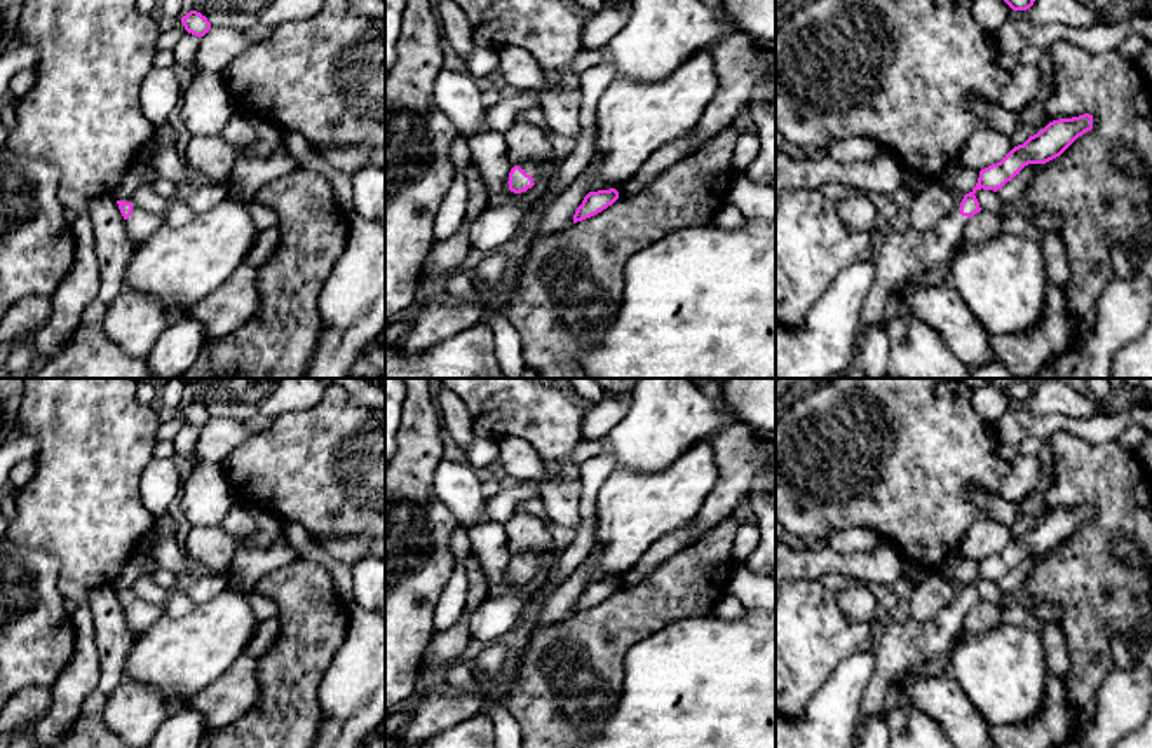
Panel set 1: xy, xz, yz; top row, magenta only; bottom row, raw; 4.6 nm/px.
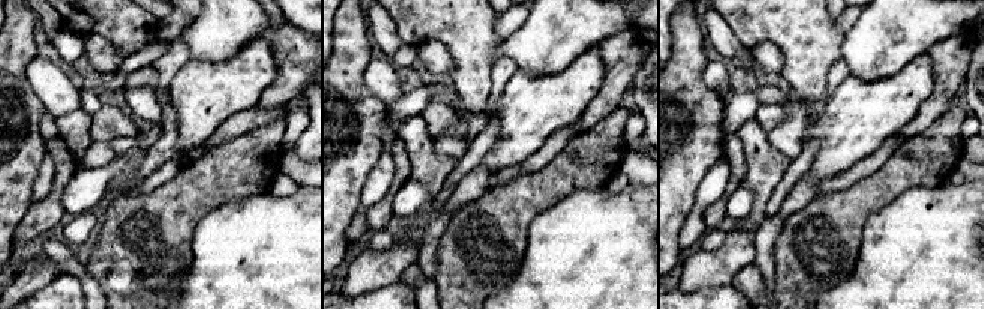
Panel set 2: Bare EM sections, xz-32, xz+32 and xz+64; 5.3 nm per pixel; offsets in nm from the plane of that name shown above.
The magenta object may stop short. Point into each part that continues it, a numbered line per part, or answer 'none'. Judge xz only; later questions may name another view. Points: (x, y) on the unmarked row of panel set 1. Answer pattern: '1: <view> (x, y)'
1: xz (530, 558)

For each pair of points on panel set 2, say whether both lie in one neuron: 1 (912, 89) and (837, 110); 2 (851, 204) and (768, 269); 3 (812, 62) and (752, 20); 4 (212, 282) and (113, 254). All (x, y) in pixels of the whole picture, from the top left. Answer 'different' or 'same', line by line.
1: same
2: different
3: same
4: different

